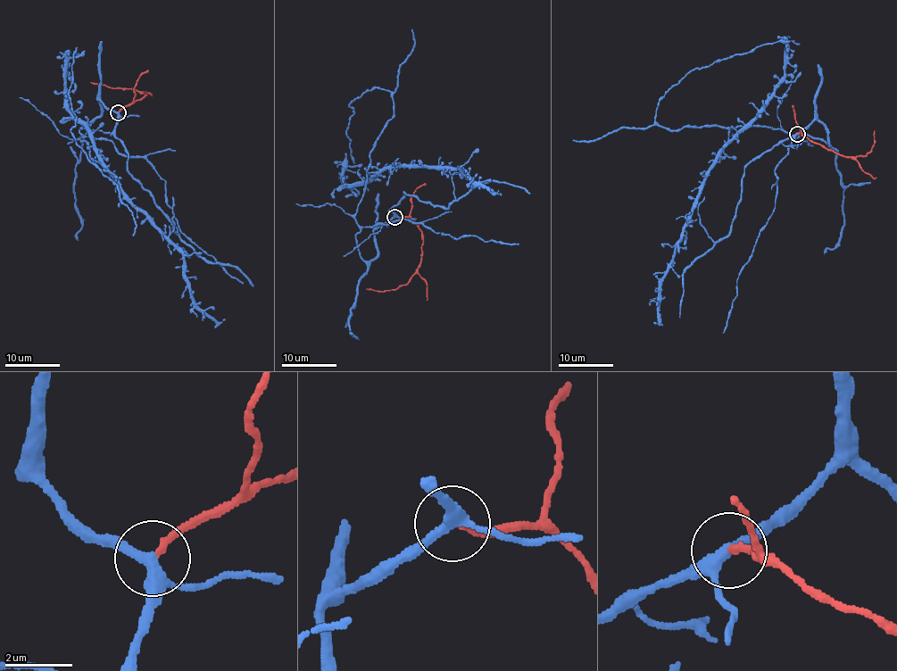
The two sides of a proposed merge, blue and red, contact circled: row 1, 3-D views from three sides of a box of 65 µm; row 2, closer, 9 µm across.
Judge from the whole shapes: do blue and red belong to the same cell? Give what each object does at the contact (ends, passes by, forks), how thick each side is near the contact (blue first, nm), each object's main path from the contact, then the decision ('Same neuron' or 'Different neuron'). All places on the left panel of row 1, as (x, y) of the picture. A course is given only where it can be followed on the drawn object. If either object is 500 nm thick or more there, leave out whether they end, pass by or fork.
At the ring blue forks. At the ring red ends. Thickness 300 nm (blue) against 190 nm. Course of blue: (118, 112), (97, 98), (102, 113), (78, 139), (115, 183), (71, 134), (77, 47). Course of red: (119, 112), (146, 94), (90, 82). Different neuron

